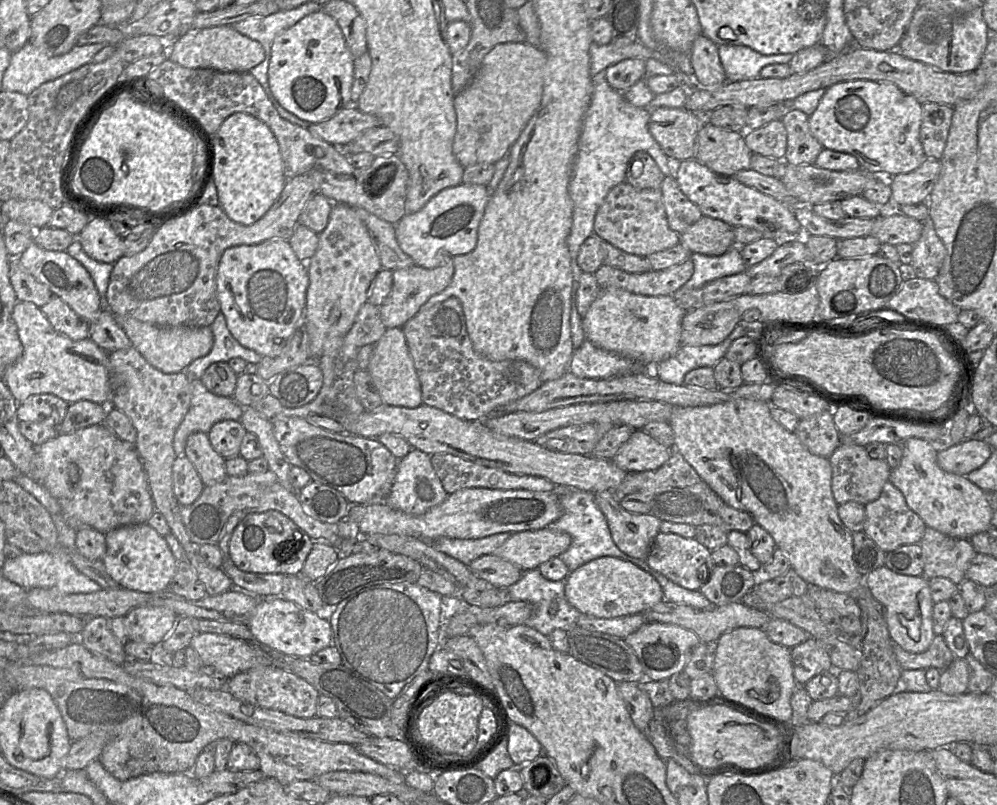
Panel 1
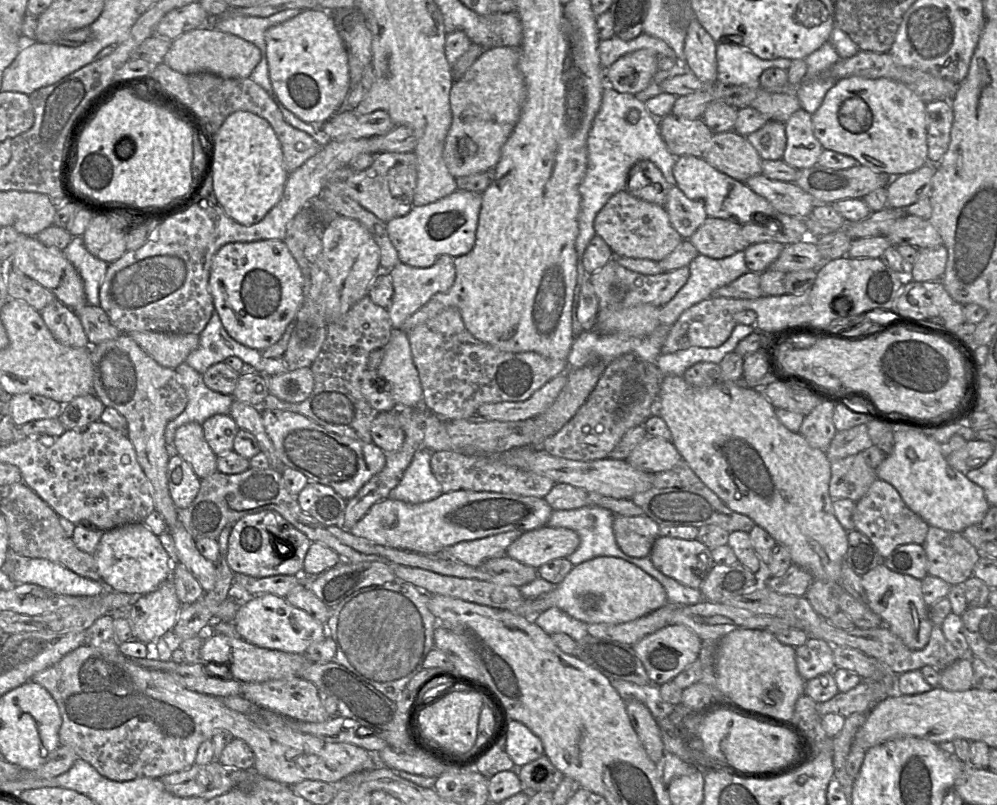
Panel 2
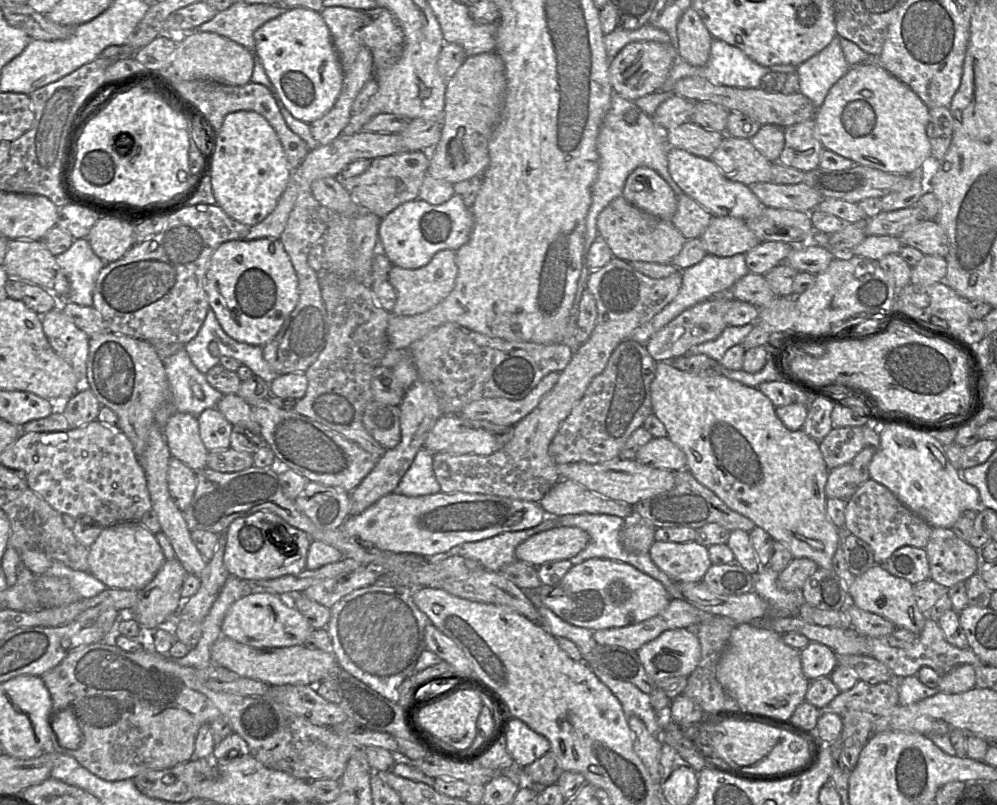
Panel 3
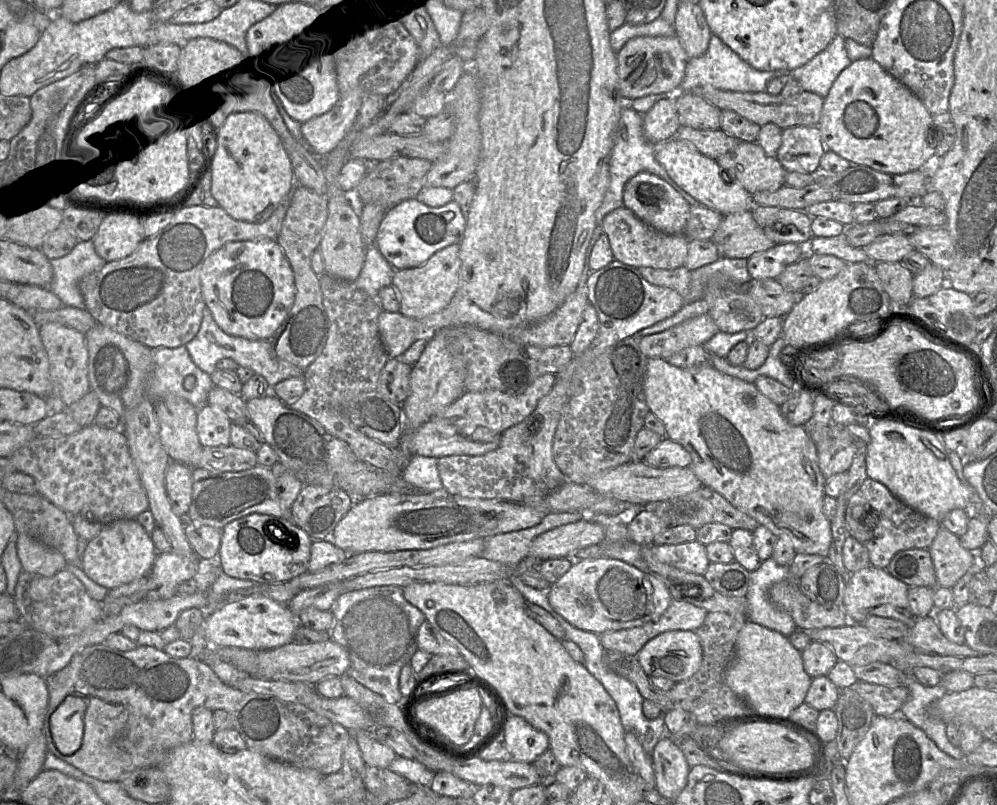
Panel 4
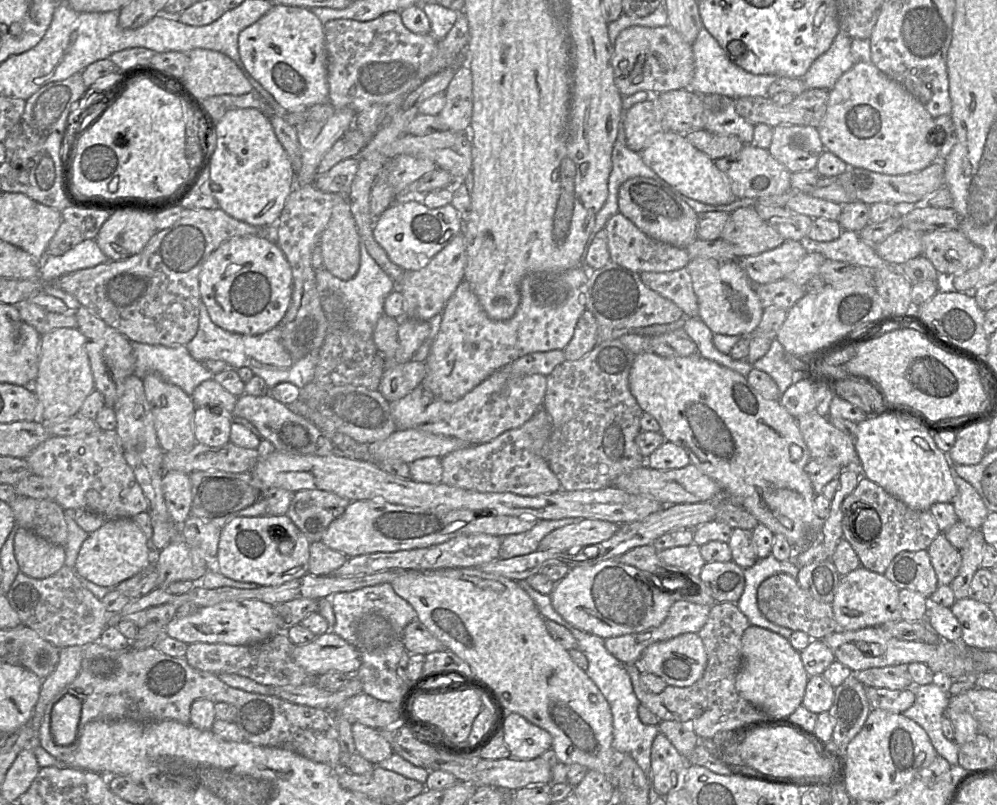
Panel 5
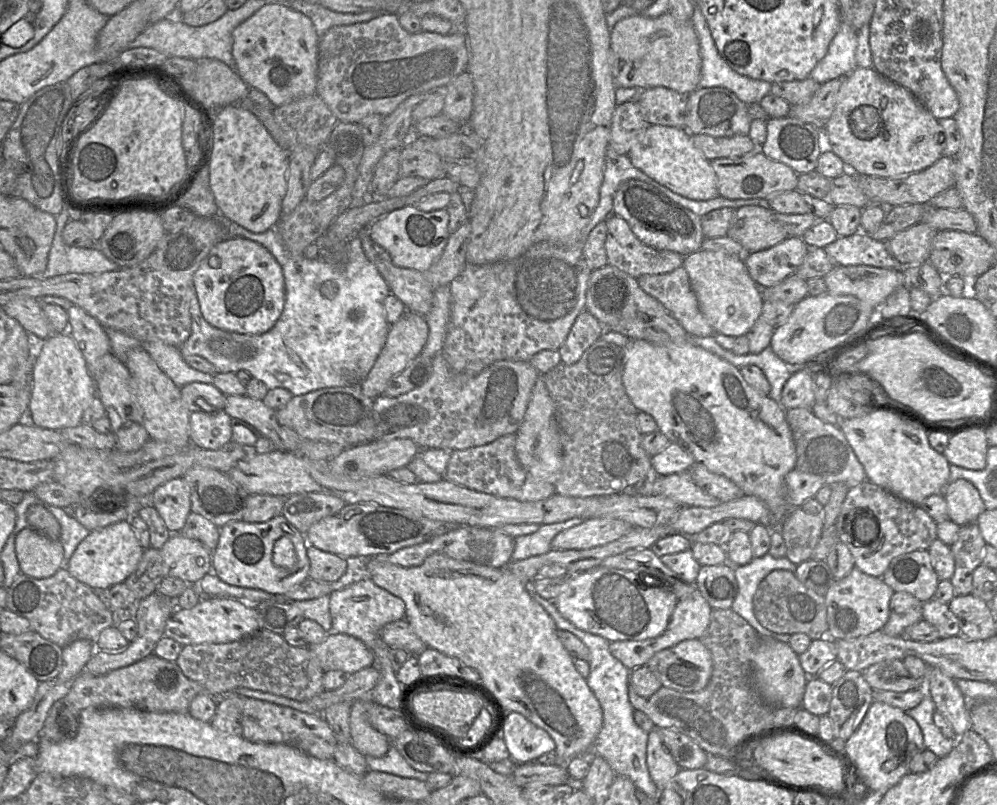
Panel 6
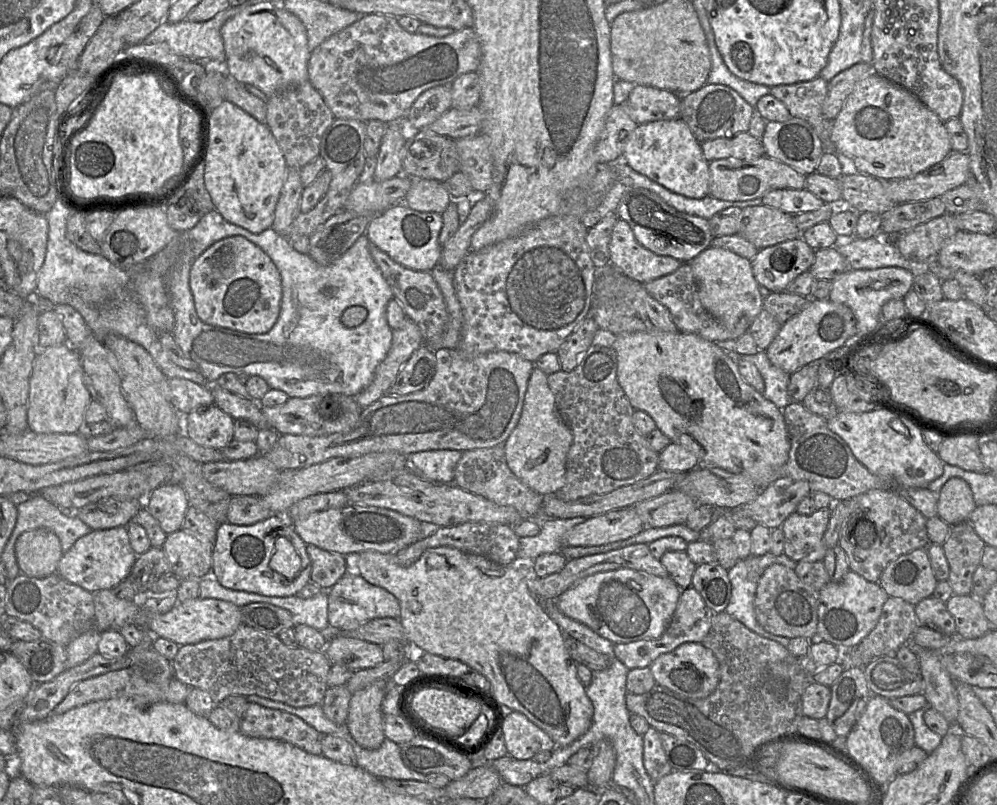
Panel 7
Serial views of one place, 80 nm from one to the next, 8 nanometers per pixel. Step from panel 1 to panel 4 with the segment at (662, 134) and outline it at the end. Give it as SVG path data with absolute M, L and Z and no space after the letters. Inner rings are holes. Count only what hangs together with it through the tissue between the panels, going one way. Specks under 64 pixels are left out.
M680 127L674 137L689 141L700 153L714 160L729 152L739 142L721 129L709 130Z

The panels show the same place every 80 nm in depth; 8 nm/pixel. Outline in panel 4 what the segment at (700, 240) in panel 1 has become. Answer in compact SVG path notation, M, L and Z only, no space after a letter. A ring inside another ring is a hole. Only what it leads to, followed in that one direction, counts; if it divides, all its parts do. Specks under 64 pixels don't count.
M751 210L723 216L712 236L720 257L748 259L775 245L755 221Z

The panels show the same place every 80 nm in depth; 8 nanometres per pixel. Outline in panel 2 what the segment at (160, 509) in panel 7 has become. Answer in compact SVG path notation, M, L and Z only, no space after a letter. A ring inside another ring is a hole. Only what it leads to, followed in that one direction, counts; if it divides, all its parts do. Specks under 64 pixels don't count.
M172 453L167 466L167 481L170 496L178 510L187 508L197 496L200 489L199 477L192 467L177 453ZM176 468L182 470L182 480L174 483L172 474Z

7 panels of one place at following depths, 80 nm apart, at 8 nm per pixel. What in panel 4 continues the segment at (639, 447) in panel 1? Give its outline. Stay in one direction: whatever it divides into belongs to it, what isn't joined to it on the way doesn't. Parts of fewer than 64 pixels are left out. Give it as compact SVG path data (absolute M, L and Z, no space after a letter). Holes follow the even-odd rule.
M662 438L660 443L644 457L643 461L656 468L690 467L692 458L679 443Z

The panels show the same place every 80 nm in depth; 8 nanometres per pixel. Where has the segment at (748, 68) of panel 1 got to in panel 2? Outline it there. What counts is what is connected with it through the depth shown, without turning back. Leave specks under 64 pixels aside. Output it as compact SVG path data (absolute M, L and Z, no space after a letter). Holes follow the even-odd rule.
M717 44L717 82L730 86L757 85L760 76L770 68L788 70L789 59L763 60L751 51L736 45Z

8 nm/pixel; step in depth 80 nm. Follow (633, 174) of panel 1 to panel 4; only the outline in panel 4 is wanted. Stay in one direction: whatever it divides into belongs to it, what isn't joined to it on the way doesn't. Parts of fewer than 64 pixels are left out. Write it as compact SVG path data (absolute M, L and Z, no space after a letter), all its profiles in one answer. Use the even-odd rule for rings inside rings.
M646 171L637 173L625 183L622 206L652 228L667 234L684 234L690 215L690 204L667 182Z

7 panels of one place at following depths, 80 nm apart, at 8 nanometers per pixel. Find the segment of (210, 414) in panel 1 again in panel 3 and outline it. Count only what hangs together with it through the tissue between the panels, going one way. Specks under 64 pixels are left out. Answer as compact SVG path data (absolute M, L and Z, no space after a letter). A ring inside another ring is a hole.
M180 348L173 355L162 359L167 381L168 381L168 398L156 410L155 423L163 430L168 418L176 412L190 413L198 416L207 408L215 408L223 394L213 388L206 380L205 374L201 373L192 363L185 348Z

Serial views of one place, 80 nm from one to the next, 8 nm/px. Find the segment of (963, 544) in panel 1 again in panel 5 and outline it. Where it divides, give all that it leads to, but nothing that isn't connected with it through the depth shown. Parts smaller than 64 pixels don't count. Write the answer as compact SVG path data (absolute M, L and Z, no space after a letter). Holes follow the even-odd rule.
M940 532L927 549L939 585L950 585L961 567L960 551Z

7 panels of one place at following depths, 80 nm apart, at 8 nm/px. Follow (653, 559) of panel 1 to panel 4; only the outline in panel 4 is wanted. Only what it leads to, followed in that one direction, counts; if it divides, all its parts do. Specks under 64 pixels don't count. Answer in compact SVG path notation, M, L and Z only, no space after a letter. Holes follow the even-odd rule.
M694 540L677 545L653 545L653 553L659 561L678 569L704 575L709 566L706 546Z

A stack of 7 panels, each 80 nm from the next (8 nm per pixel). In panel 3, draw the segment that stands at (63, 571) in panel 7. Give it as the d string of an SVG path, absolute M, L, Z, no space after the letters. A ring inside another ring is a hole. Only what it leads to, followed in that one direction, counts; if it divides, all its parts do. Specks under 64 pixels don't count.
M140 522L120 523L104 527L88 548L88 572L108 589L143 589L166 561L155 535Z

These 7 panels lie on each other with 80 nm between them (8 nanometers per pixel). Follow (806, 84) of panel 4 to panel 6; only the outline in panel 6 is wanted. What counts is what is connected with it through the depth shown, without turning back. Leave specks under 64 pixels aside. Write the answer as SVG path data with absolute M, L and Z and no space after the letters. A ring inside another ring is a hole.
M841 22L826 55L817 63L809 77L819 84L846 77L857 67L857 45L858 31Z

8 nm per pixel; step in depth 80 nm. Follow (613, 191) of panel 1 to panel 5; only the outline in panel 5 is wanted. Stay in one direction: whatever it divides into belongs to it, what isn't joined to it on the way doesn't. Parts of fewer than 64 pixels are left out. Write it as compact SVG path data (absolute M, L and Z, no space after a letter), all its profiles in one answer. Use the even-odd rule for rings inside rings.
M622 213L612 215L603 228L607 234L610 261L636 273L669 272L685 267L690 256L686 248L655 240L637 228Z

